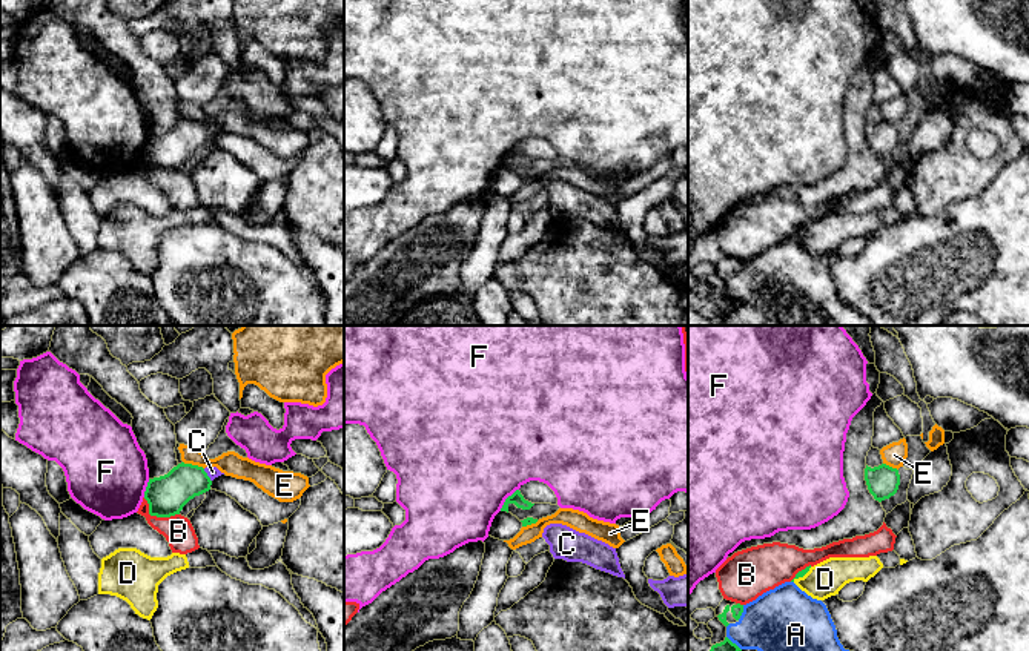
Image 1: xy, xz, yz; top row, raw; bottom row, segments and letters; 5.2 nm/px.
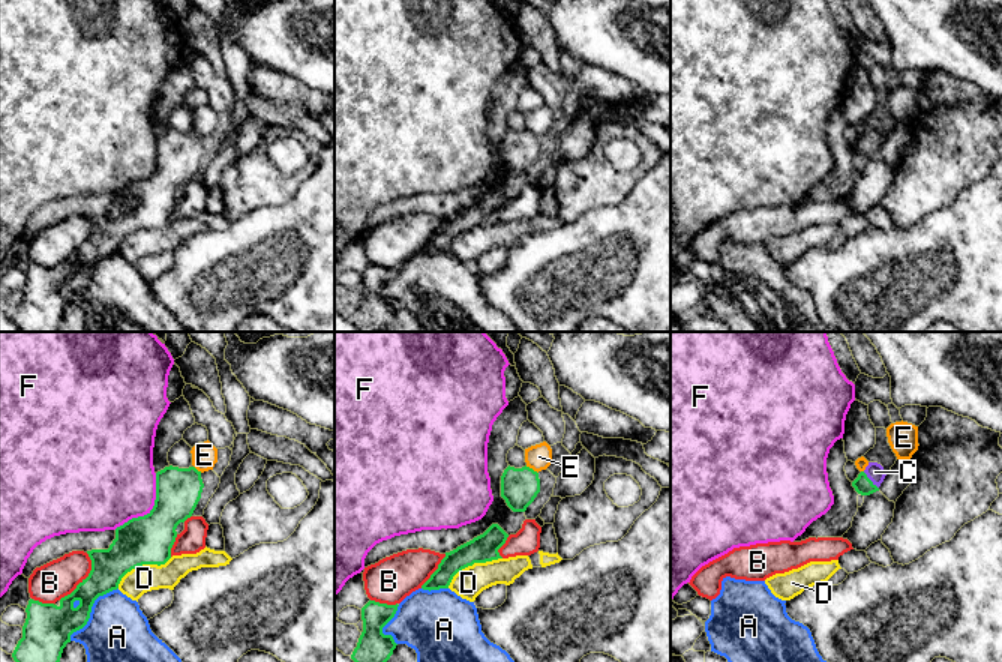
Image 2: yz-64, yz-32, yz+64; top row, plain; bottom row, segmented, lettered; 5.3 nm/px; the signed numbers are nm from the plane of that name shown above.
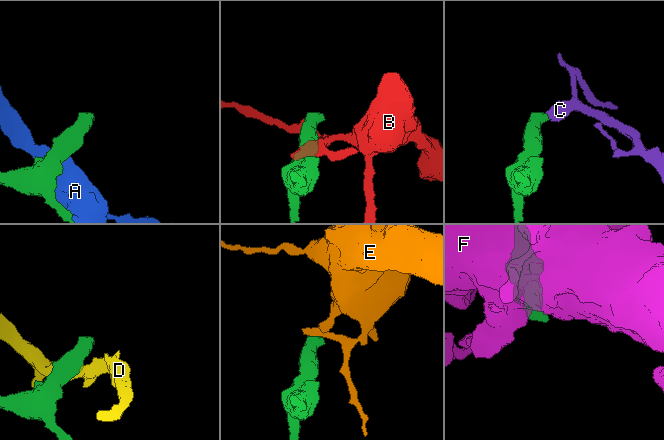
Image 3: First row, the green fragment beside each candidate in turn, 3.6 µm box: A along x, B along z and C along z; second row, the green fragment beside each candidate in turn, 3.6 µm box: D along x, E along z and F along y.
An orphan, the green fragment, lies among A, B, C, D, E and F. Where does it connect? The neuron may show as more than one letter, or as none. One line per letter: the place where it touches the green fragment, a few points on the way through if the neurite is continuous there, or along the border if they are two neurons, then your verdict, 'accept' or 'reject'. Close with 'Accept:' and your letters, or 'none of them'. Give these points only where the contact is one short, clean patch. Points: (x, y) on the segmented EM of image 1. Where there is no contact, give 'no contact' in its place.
A: contact yz (742, 611); reject
B: contact xy (157, 516); reject
C: contact xy (206, 475); way xy (166, 495), (185, 481), (206, 475), (212, 472); accept
D: contact yz (802, 576); reject
E: contact xy (194, 465); border xy (183, 461), (203, 469); reject
F: contact xz (506, 499); reject
Accept: C

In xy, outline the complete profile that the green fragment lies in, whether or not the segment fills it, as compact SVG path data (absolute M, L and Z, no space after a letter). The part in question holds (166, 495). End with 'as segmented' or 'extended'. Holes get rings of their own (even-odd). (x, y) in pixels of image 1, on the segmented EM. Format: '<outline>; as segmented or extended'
M178 464L167 474L149 479L144 499L149 504L149 514L170 517L180 514L183 507L210 490L212 481L221 473L217 467L198 467Z; extended

